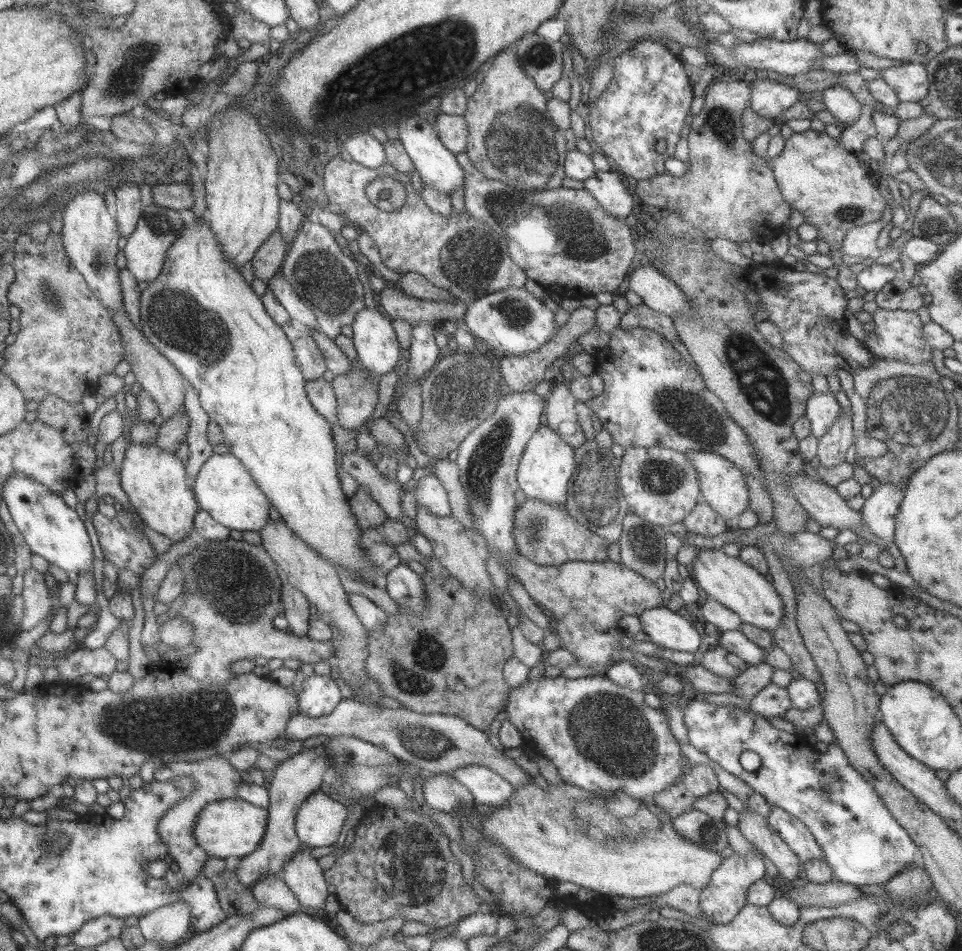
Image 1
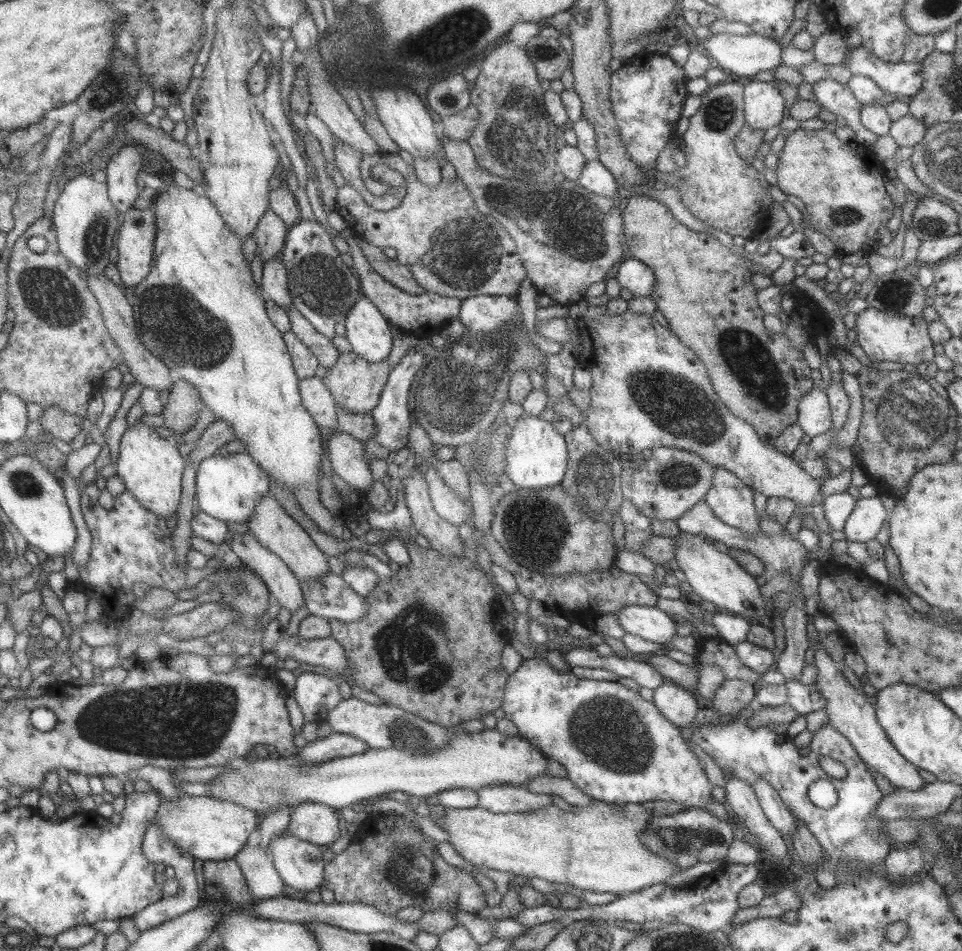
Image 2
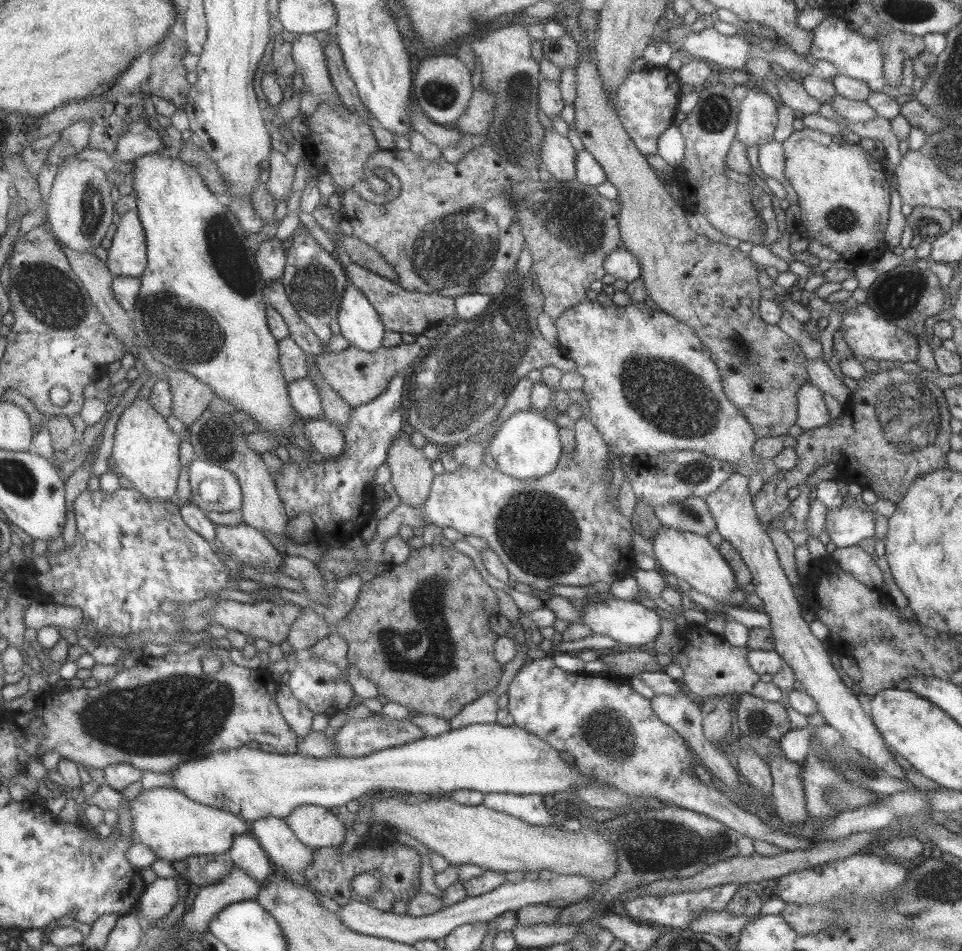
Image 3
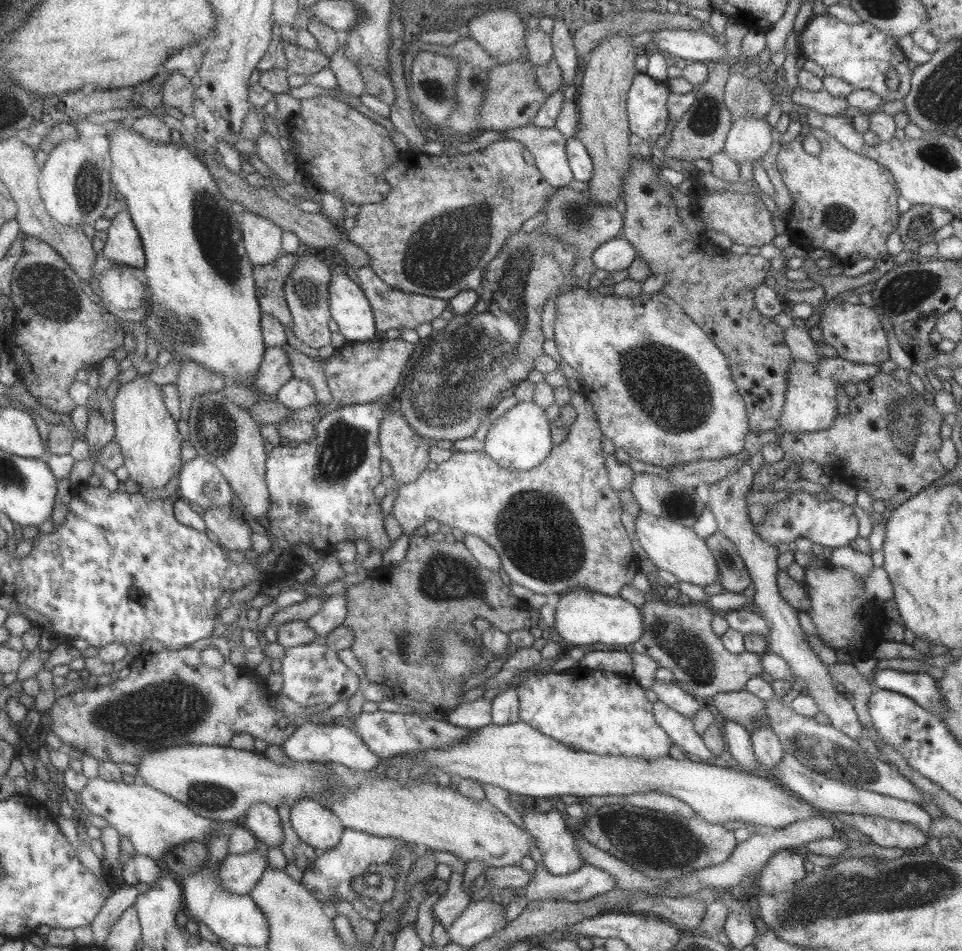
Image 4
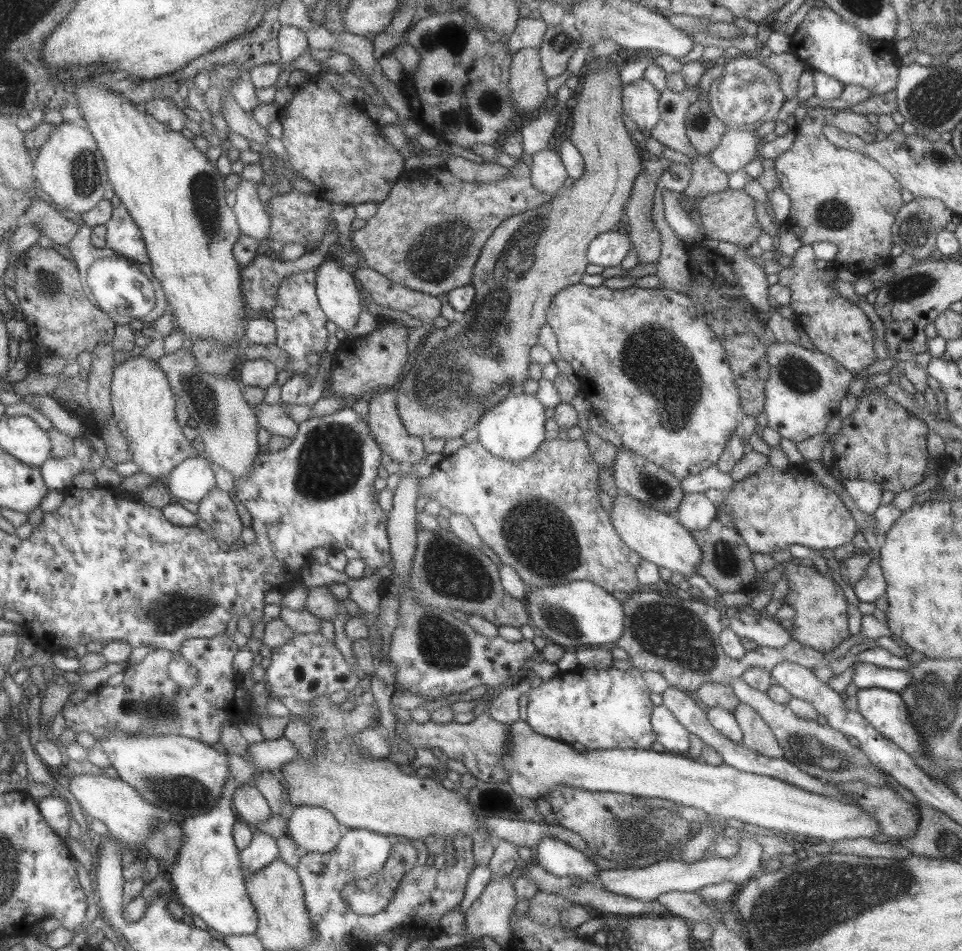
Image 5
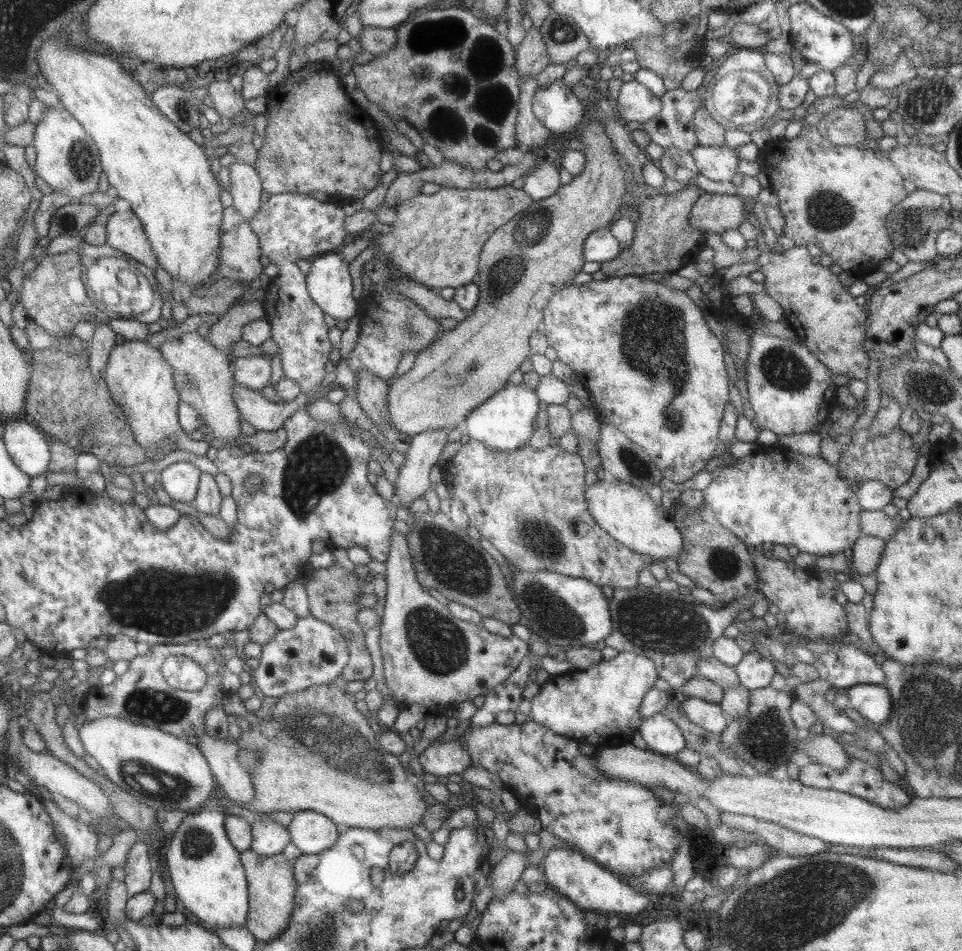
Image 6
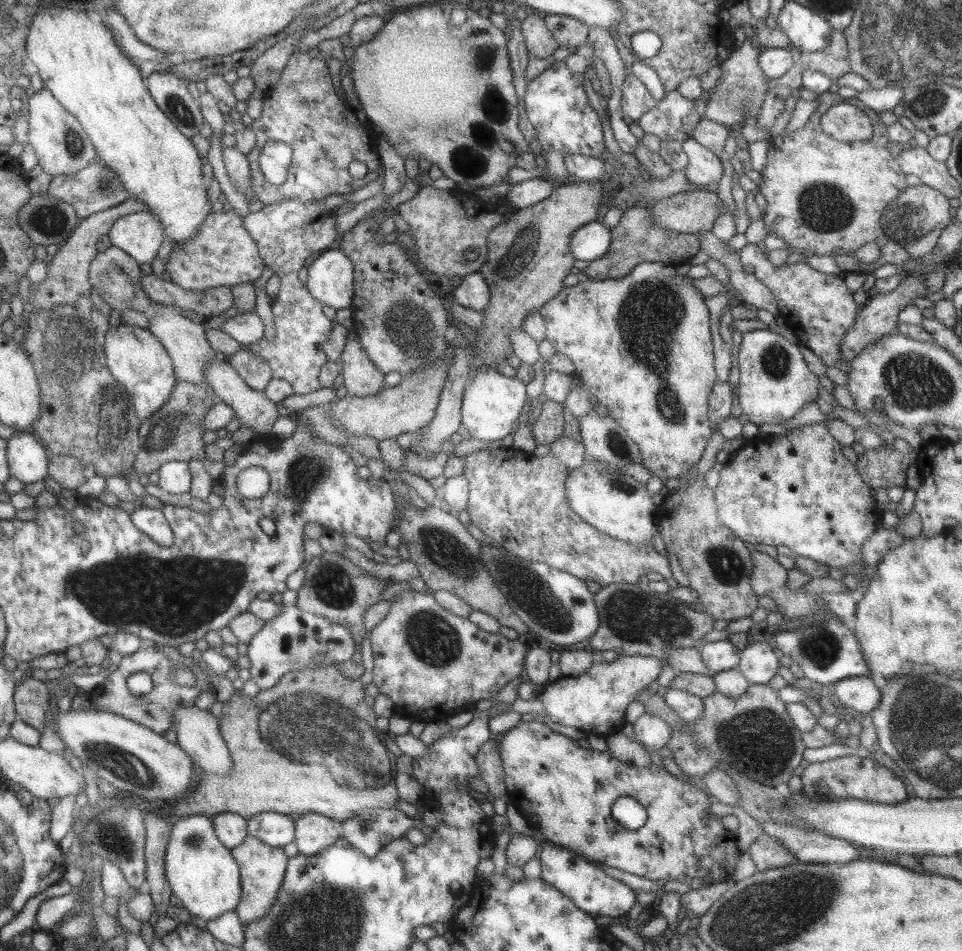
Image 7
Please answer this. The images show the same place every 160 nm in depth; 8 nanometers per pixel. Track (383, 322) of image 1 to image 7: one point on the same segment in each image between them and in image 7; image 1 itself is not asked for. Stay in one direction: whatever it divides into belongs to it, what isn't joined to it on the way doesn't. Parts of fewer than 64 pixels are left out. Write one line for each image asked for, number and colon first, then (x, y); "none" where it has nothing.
2: (367, 332)
3: (359, 324)
4: (349, 308)
5: (337, 296)
6: (328, 284)
7: (330, 277)

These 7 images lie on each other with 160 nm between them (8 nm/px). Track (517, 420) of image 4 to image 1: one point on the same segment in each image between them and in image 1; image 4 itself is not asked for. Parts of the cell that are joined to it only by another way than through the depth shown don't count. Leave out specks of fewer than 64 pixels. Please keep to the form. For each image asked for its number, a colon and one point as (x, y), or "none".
1: (547, 461)
2: (535, 452)
3: (526, 445)

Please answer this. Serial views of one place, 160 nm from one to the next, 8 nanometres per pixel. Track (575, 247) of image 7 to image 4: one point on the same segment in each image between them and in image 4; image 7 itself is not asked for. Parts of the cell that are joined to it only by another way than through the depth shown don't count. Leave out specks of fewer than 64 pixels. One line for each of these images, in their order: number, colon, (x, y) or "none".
4: (616, 253)
5: (607, 249)
6: (600, 245)

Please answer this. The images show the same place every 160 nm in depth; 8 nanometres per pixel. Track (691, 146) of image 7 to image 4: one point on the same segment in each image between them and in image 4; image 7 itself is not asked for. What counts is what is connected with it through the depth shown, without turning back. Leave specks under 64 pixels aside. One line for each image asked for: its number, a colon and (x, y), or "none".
4: (749, 138)
5: (736, 148)
6: (715, 163)

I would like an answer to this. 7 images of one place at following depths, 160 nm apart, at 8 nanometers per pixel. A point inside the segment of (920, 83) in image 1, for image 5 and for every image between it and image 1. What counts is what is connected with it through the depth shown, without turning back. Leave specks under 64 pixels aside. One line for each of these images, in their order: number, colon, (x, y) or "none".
2: (904, 79)
3: (860, 58)
4: (860, 54)
5: (829, 45)

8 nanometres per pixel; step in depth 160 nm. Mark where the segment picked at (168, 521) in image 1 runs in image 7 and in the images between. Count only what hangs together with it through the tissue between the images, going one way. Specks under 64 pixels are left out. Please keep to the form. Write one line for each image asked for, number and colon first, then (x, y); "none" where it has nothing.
2: (150, 467)
3: (144, 450)
4: (146, 434)
5: (142, 403)
6: (140, 382)
7: (137, 361)

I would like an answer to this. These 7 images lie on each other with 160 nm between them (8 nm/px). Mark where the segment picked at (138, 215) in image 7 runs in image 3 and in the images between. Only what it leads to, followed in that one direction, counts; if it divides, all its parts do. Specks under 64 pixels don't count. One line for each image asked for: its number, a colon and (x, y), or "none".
3: (126, 256)
4: (123, 246)
5: (123, 237)
6: (124, 231)

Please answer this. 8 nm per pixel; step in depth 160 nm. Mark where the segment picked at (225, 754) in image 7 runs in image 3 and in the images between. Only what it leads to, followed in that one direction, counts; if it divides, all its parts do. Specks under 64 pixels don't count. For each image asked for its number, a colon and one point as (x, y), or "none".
3: (284, 851)
4: (262, 821)
5: (248, 803)
6: (220, 754)

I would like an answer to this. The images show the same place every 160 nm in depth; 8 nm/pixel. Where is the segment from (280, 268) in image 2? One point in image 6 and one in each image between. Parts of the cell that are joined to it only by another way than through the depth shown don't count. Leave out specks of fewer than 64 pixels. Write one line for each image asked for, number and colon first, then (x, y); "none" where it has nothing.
3: (270, 256)
4: (261, 238)
5: (251, 217)
6: (245, 189)

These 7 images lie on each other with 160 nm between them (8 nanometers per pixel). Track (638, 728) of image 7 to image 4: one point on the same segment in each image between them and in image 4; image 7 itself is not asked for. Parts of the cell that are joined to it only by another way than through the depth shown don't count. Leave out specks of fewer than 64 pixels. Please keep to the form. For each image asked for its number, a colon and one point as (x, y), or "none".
4: (679, 729)
5: (673, 737)
6: (661, 736)

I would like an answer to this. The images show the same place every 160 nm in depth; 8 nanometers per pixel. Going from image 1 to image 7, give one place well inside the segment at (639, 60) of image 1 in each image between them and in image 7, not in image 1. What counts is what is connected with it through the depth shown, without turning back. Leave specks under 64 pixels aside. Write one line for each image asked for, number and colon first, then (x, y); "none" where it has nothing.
2: (647, 92)
3: (646, 101)
4: (646, 111)
5: (639, 100)
6: (634, 103)
7: (635, 100)

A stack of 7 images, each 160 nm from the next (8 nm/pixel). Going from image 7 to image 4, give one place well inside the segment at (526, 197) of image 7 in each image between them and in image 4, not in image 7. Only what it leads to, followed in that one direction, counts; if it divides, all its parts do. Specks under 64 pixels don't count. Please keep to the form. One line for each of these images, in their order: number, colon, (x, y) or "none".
4: (546, 145)
5: (547, 172)
6: (543, 181)

